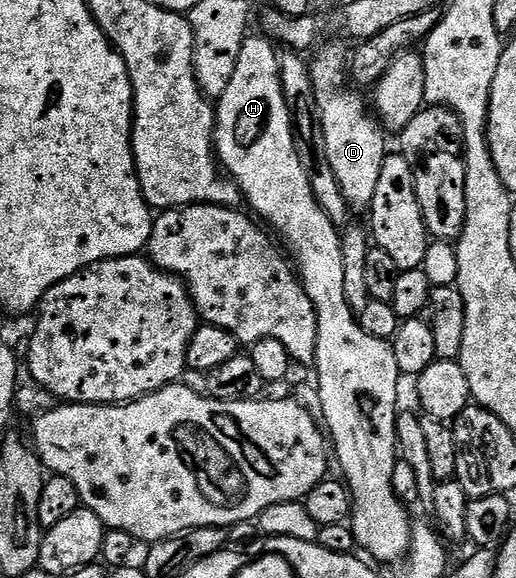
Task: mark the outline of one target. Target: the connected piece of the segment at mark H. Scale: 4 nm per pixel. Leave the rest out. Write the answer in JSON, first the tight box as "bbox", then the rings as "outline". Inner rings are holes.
{"bbox":[214,32,413,562],"outline":[[[256,32],[244,39],[240,55],[238,56],[238,68],[234,68],[234,77],[230,79],[230,85],[227,86],[226,92],[222,92],[222,96],[215,103],[216,107],[216,136],[214,145],[216,147],[217,159],[226,171],[228,177],[233,178],[238,184],[243,201],[249,202],[252,205],[251,213],[253,215],[261,214],[274,229],[280,233],[279,241],[285,242],[288,245],[287,253],[294,259],[294,269],[300,279],[300,284],[303,286],[306,296],[310,296],[310,304],[314,304],[316,309],[316,319],[318,320],[318,352],[316,353],[316,364],[314,367],[315,377],[318,379],[318,389],[320,392],[321,406],[319,413],[324,414],[322,417],[323,425],[326,427],[327,433],[330,435],[331,445],[334,447],[334,456],[340,460],[340,468],[344,472],[342,475],[343,481],[346,483],[348,490],[352,494],[352,513],[350,515],[350,527],[352,526],[352,534],[356,537],[356,542],[364,550],[369,550],[374,557],[380,562],[396,562],[407,559],[408,549],[412,543],[412,524],[413,519],[408,518],[410,514],[409,507],[398,500],[398,496],[392,487],[392,477],[394,476],[394,464],[398,461],[398,447],[396,445],[396,416],[398,413],[398,405],[396,401],[400,398],[400,381],[402,375],[398,368],[398,360],[394,360],[394,348],[391,341],[386,338],[375,338],[370,336],[370,332],[366,332],[360,326],[360,320],[357,314],[352,311],[350,304],[346,300],[346,267],[342,265],[342,237],[341,231],[330,220],[330,216],[326,216],[326,212],[322,212],[322,208],[318,204],[318,200],[314,200],[314,192],[310,192],[310,180],[306,180],[306,172],[302,172],[302,164],[298,164],[298,152],[294,152],[294,136],[292,135],[292,125],[290,124],[290,112],[286,108],[286,100],[282,96],[282,84],[280,83],[280,60],[278,57],[277,47],[264,37],[263,34]]]}

